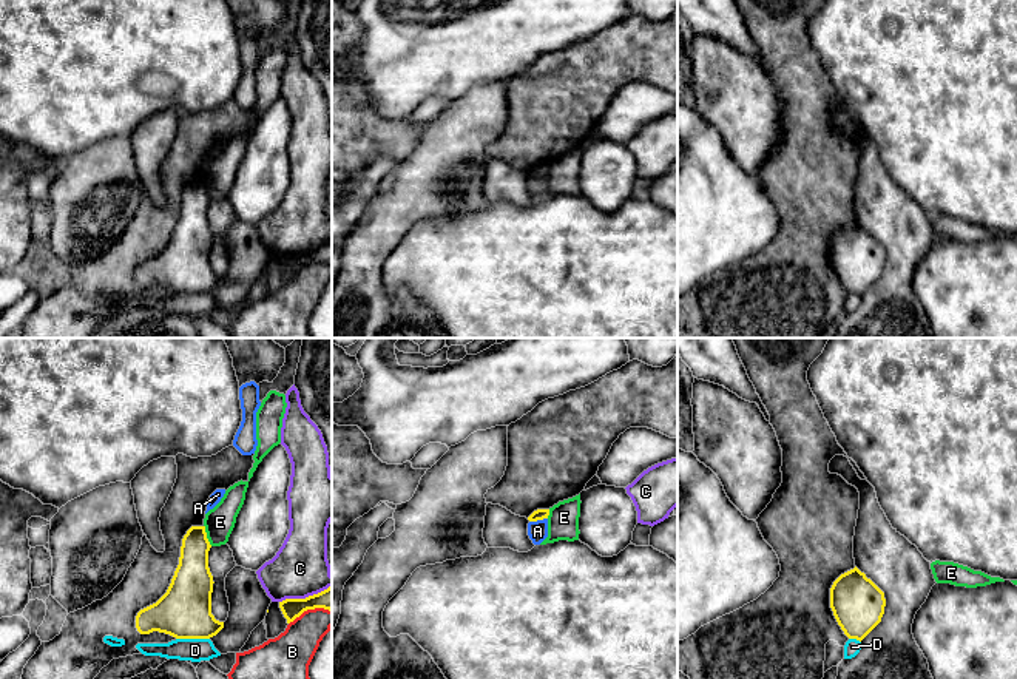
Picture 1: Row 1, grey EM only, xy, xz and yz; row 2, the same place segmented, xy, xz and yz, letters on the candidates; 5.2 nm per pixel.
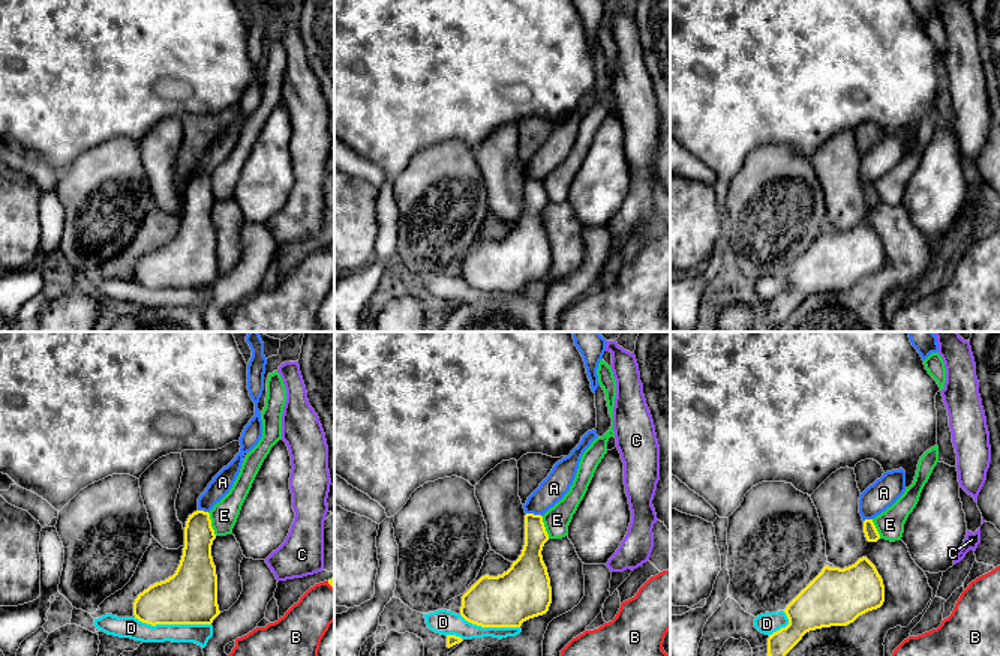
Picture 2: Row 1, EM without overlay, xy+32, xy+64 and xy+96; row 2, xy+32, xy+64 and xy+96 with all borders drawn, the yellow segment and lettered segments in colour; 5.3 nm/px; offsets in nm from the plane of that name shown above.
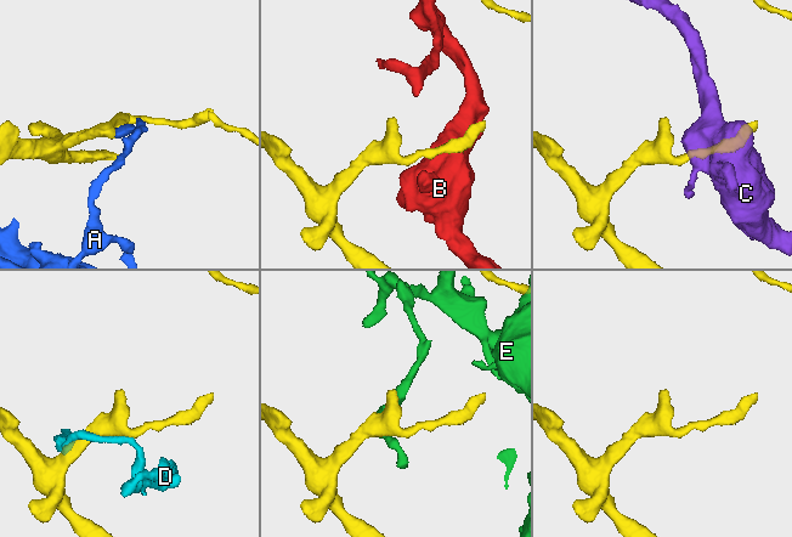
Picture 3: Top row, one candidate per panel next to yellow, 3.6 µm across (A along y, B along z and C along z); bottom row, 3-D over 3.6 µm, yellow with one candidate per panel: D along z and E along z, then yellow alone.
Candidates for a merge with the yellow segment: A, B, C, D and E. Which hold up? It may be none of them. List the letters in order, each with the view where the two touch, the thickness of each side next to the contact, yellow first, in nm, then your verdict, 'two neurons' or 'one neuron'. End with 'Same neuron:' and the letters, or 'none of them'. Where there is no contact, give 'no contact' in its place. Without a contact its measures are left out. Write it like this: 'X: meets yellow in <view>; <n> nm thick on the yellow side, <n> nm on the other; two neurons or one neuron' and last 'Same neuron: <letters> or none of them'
A: meets yellow in xz; 60 nm thick on the yellow side, 110 nm on the other; two neurons
B: meets yellow in xy; 120 nm thick on the yellow side, 220 nm on the other; two neurons
C: meets yellow in xy; 120 nm thick on the yellow side, 300 nm on the other; two neurons
D: meets yellow in xy; 280 nm thick on the yellow side, 120 nm on the other; two neurons
E: meets yellow in xy; 200 nm thick on the yellow side, 160 nm on the other; two neurons
Same neuron: none of them

